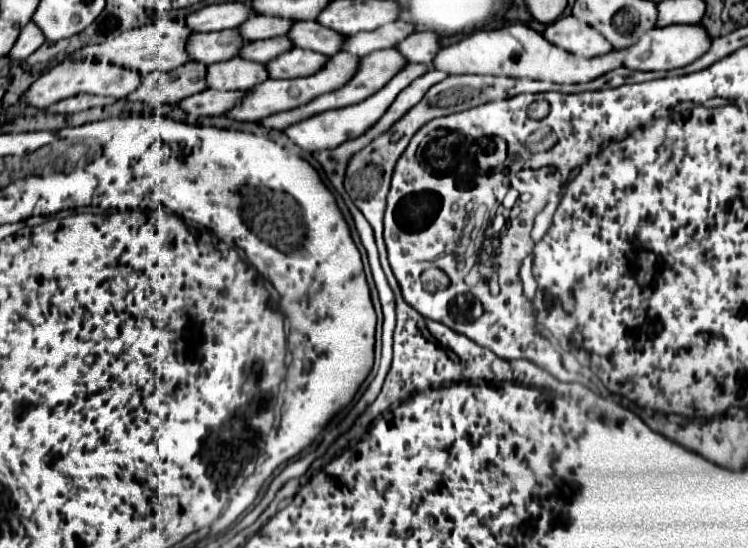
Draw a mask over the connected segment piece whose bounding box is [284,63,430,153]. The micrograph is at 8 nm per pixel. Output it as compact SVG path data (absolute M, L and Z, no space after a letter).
M406 65L384 89L380 89L378 93L374 93L372 97L368 97L366 101L362 103L356 103L356 105L350 105L350 107L342 107L342 109L332 109L332 111L324 111L320 115L314 115L310 119L304 119L292 127L288 127L284 133L298 145L302 147L304 151L320 151L320 149L334 149L338 145L342 145L344 141L350 141L350 139L356 139L360 137L362 133L368 131L368 127L372 127L388 109L388 105L392 105L392 101L398 97L398 93L402 89L406 89L416 77L424 75L426 71L430 69L430 65Z

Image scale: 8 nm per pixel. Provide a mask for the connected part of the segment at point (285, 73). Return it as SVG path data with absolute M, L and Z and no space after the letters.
M292 49L272 61L266 63L270 77L276 79L294 79L294 77L308 77L316 73L316 69L324 67L326 57L322 53L312 53L308 49Z

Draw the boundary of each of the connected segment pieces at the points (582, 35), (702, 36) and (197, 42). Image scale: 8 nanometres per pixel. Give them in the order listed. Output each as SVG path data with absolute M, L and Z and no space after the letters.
M572 15L550 23L544 31L544 37L580 57L598 57L612 51L612 45L600 33L596 33L596 29Z
M668 25L668 27L656 27L642 35L636 45L622 49L622 61L628 69L640 69L640 71L670 71L676 67L684 67L698 57L702 57L708 51L708 45L712 45L712 39L708 37L706 29L698 25Z
M234 29L214 31L214 33L194 33L188 41L188 53L194 61L202 61L206 65L234 59L236 53L240 53L240 45L244 43L244 37L236 33Z

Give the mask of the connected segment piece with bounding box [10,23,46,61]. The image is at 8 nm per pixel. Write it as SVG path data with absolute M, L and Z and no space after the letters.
M28 23L28 25L22 29L22 33L20 33L16 45L12 47L10 57L16 59L16 61L22 61L22 59L26 59L30 53L34 53L44 41L46 41L44 33L40 33L40 29L36 29L36 25Z

